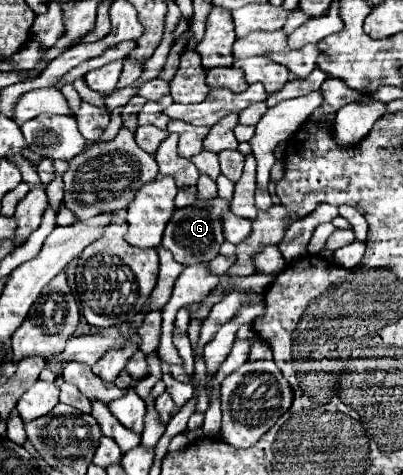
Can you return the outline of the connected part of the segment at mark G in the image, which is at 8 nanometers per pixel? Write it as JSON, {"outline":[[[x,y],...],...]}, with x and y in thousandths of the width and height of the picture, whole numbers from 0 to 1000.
{"outline":[[[529,417],[514,421],[509,429],[479,429],[464,438],[439,438],[424,455],[424,463],[414,467],[409,493],[404,493],[404,518],[414,526],[429,531],[434,547],[474,560],[474,556],[499,556],[499,552],[519,552],[533,539],[543,539],[543,522],[558,509],[558,493],[553,493],[553,476],[548,476],[548,455],[568,446],[568,425],[553,417]]]}

